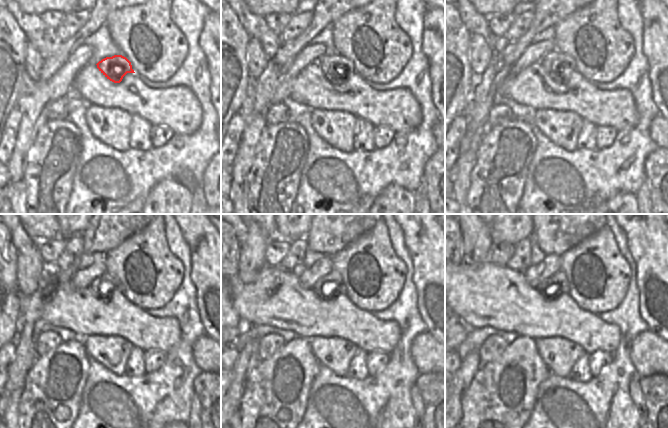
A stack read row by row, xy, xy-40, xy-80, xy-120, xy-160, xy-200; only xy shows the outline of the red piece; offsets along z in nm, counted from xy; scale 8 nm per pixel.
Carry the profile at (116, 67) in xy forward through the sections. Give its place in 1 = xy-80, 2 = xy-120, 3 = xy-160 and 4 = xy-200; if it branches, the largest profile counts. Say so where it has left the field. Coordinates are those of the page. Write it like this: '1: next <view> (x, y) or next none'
1: next xy-80 (554, 63)
2: next xy-120 (103, 287)
3: next xy-160 (331, 285)
4: next xy-200 (556, 285)

